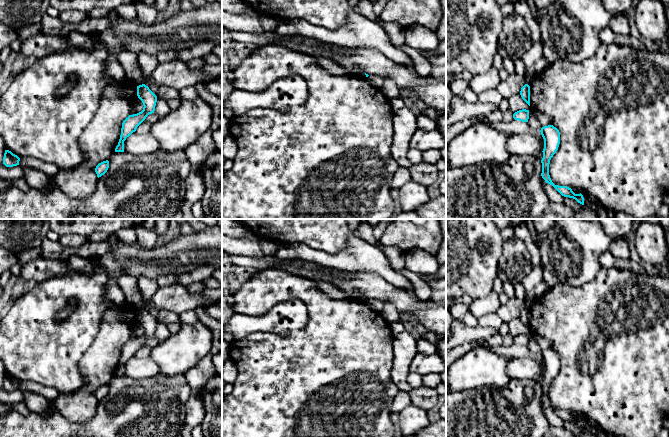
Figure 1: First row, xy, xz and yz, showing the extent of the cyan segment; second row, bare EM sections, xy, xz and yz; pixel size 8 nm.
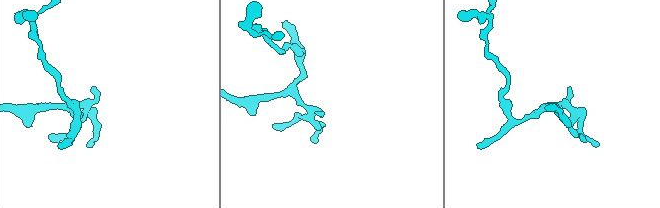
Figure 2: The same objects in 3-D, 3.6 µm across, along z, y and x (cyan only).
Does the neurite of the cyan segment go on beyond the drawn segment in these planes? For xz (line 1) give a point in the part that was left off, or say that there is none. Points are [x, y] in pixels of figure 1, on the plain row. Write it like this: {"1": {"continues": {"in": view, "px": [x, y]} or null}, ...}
{"1": {"continues": null}}

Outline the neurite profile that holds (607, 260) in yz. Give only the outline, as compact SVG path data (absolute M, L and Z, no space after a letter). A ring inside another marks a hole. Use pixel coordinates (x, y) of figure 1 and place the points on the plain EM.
M609 251L604 252L599 258L600 265L604 268L614 267L615 260L616 258Z

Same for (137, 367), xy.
M133 356L124 365L124 376L133 379L146 379L160 374L159 365L149 357Z

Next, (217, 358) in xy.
M222 350L213 356L213 363L217 374L222 376Z

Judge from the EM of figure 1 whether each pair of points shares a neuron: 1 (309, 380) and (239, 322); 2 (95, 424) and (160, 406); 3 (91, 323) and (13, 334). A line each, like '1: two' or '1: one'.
1: two
2: one
3: one

